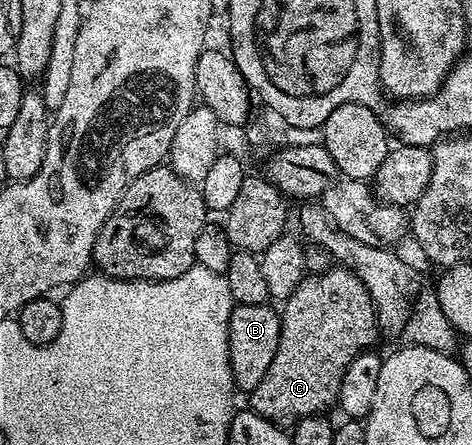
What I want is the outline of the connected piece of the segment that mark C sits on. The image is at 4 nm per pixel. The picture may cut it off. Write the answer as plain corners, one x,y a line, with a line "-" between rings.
337,265
331,267
329,271
325,271
323,275
307,274
303,277
298,288
281,304
280,314
282,316
282,328
280,329
280,345
276,345
276,357
272,357
272,365
268,365
268,373
264,373
264,381
260,381
260,385
256,385
256,389
249,392
248,399
250,399
250,403
248,403
248,407
249,410
254,411
260,417
264,417
268,422
274,423
277,427
290,429
304,417
329,412
329,407
333,408
337,404
338,390
348,365
352,365
352,361
357,355
362,354
364,351
369,351
375,346
374,342
380,339
380,328
378,316
374,314
374,306
370,300
370,294
368,289
364,289
360,277
356,277
356,273
352,273
347,267

